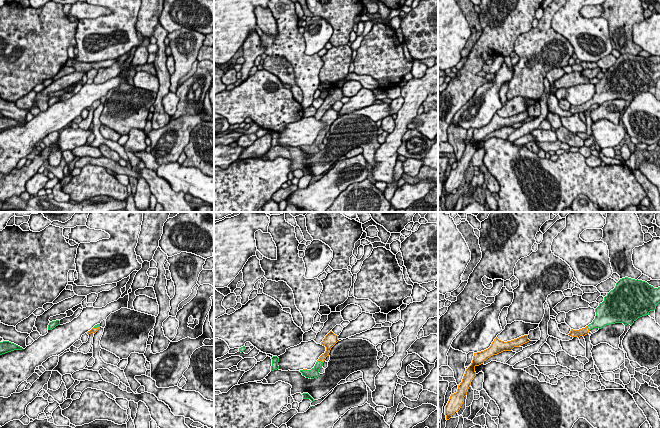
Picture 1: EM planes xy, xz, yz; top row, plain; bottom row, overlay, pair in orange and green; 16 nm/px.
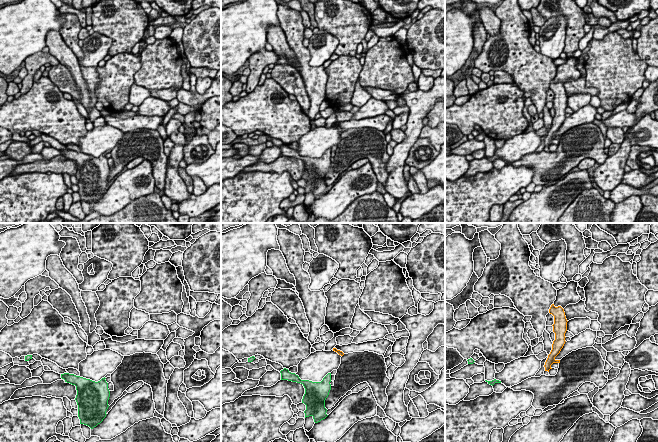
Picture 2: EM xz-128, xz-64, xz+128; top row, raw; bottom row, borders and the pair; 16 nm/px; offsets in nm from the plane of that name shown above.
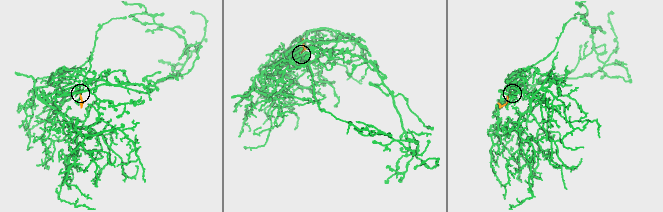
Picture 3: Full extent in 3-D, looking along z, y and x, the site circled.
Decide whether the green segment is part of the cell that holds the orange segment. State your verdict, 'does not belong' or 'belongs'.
belongs

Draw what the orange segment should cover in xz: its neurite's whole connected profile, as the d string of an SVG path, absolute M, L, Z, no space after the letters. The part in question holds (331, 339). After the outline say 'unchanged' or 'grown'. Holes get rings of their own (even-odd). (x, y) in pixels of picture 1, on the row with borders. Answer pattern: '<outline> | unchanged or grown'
M330 331L325 338L323 339L323 341L321 342L321 345L326 347L326 351L324 354L322 354L319 359L317 360L315 366L311 369L311 370L307 370L307 369L303 369L300 370L300 372L302 373L303 376L305 376L306 378L317 378L320 376L319 373L319 369L322 368L323 363L326 359L327 356L329 356L330 350L331 348L338 342L338 336L335 335L332 331Z | grown

